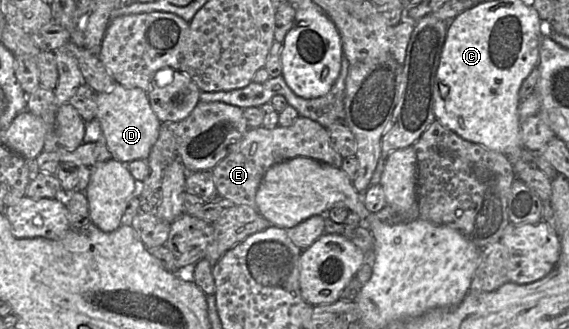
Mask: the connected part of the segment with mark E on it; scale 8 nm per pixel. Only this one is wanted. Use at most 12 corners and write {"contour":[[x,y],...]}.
{"contour":[[299,116],[249,128],[211,170],[218,196],[257,210],[267,170],[295,157],[338,168],[327,129]]}

